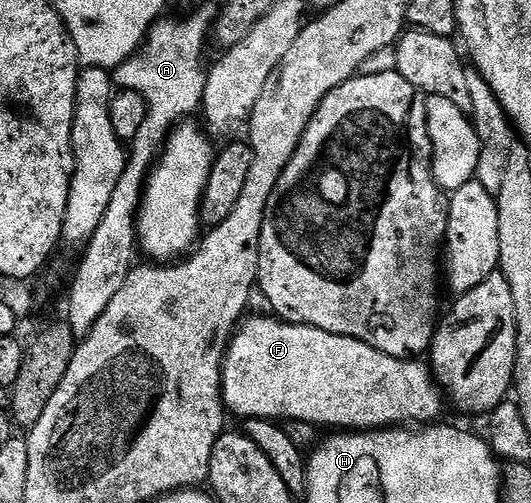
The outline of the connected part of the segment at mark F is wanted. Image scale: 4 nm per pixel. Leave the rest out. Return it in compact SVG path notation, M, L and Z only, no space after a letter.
M270 314L252 316L239 323L234 337L230 339L230 346L226 349L226 358L222 361L222 403L233 415L235 412L236 415L242 416L241 418L275 422L299 420L300 422L308 422L312 426L323 424L324 427L330 428L326 430L389 430L399 426L430 426L437 421L434 419L441 414L444 392L436 383L433 371L425 363L414 358L401 360L395 356L384 354L351 336L337 336L307 324L287 324Z

